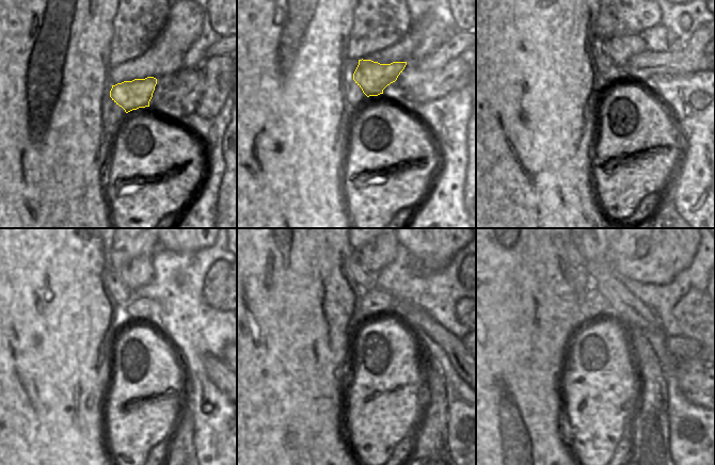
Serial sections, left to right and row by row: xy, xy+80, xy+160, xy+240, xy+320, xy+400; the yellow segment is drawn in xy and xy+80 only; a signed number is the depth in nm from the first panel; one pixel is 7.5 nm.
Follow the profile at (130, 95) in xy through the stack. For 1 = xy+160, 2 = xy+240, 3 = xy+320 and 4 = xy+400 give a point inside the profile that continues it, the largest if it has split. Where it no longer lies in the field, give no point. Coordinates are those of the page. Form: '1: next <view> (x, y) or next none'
1: next xy+160 (604, 63)
2: next xy+240 (136, 273)
3: next xy+320 (361, 268)
4: next xy+400 (605, 254)

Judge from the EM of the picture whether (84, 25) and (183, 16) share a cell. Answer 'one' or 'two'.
two

